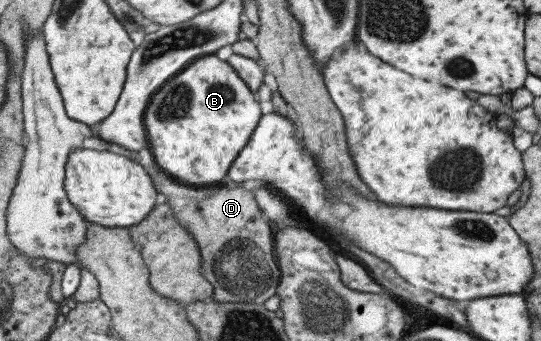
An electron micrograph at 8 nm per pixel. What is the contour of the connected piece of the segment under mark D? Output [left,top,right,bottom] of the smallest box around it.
[126,150,280,305]

